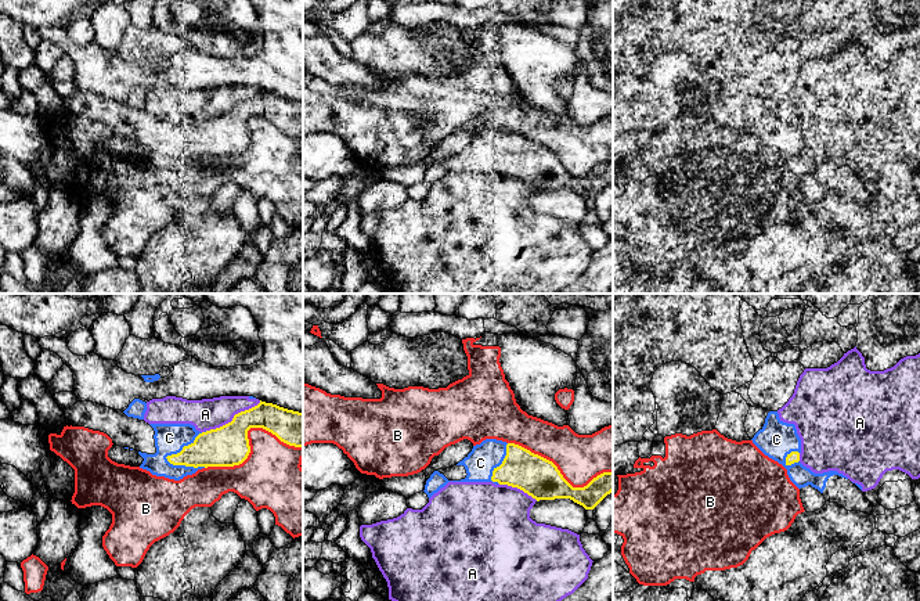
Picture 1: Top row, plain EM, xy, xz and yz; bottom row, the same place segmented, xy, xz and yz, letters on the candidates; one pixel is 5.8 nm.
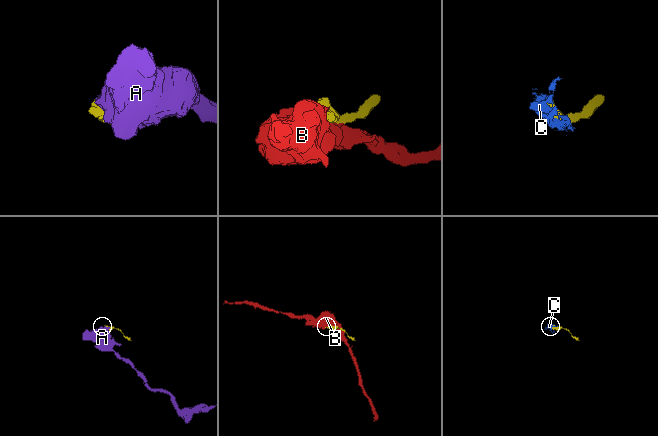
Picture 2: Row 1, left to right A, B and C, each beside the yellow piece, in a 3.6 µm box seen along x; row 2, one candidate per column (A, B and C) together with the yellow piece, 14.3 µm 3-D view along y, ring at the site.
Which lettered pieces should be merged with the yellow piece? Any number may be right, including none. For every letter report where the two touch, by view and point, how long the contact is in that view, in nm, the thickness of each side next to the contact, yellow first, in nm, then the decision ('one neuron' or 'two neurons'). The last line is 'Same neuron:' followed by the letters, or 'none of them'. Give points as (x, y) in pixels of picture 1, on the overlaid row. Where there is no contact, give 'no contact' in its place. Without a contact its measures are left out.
A: xy (234, 417) | 360 nm | 240/180 nm | two neurons
B: xy (246, 438) | 600 nm | 240/340 nm | two neurons
C: xy (183, 447) | 280 nm | 240/180 nm | one neuron
Same neuron: C

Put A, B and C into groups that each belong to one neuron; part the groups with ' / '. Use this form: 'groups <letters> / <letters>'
groups A / B / C

